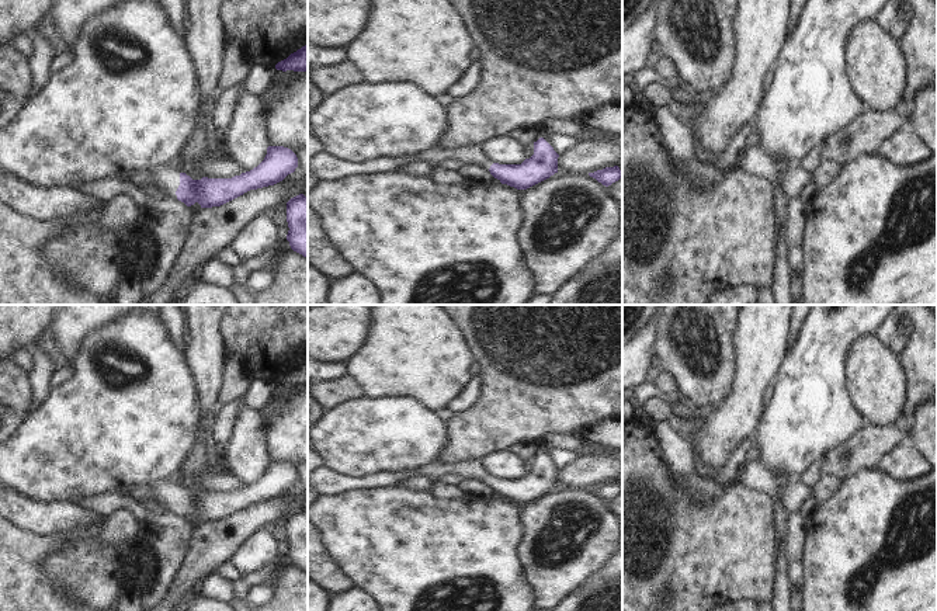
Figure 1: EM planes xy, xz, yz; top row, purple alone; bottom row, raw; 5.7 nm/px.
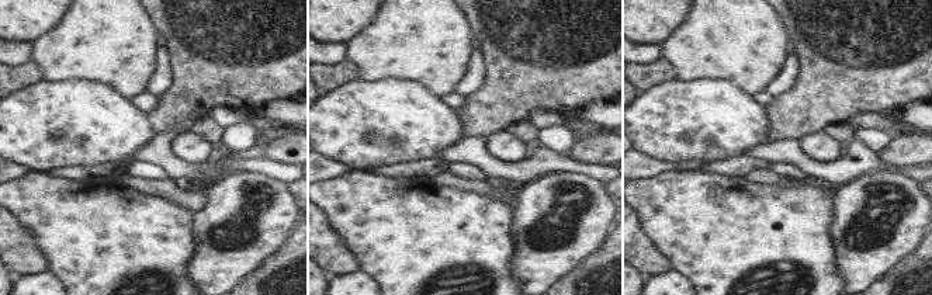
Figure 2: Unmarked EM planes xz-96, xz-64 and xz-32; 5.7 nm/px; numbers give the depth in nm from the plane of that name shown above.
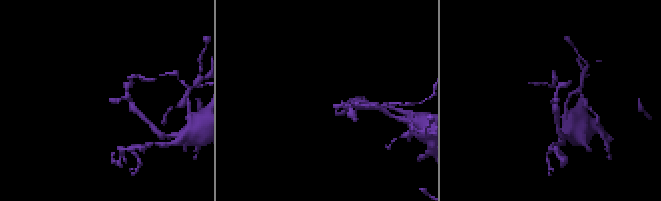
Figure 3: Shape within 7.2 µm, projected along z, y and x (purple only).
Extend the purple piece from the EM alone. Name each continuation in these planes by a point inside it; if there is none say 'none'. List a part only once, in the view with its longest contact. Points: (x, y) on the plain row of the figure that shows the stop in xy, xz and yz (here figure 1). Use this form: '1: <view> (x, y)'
1: xy (165, 493)

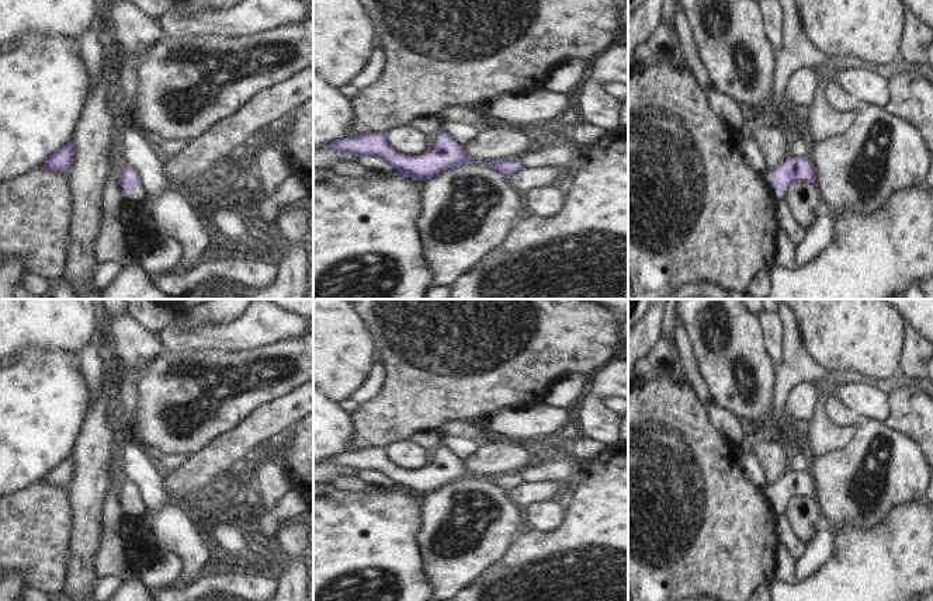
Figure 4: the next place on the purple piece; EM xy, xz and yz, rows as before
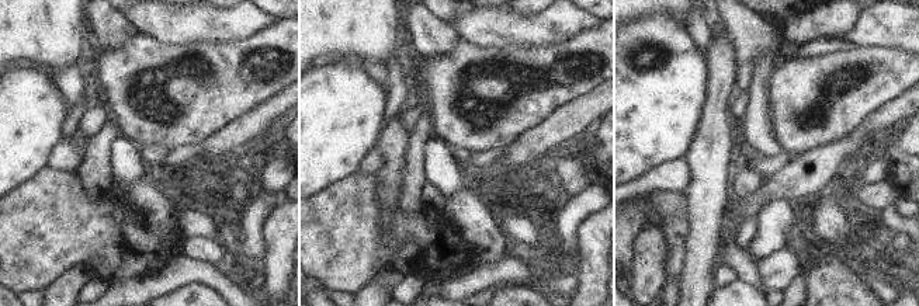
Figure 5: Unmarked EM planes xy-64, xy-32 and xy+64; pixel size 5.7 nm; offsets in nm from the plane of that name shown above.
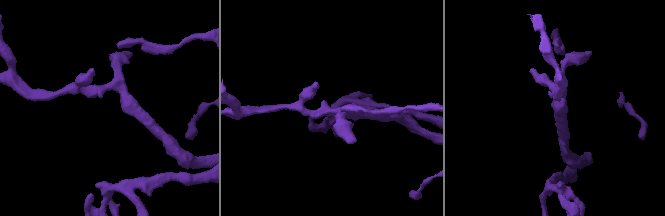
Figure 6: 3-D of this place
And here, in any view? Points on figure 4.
none

